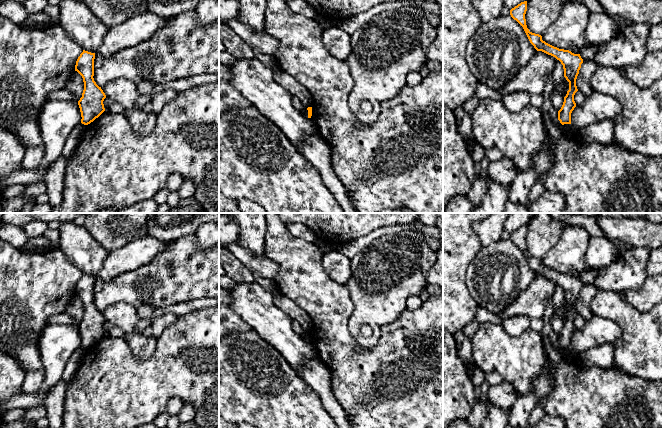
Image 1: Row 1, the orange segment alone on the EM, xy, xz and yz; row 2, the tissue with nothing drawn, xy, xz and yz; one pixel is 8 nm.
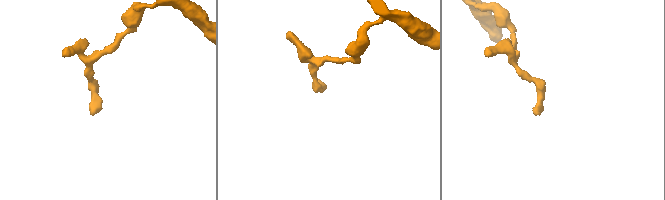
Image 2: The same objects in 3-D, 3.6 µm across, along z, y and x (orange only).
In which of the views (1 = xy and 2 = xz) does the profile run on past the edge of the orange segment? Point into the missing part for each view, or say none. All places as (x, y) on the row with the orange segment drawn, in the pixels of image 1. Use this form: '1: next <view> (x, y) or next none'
1: next none
2: next none

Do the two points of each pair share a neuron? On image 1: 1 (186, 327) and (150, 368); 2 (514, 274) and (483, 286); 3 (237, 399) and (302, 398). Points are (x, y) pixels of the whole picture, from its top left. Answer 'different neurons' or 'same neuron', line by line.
1: same neuron
2: same neuron
3: same neuron

